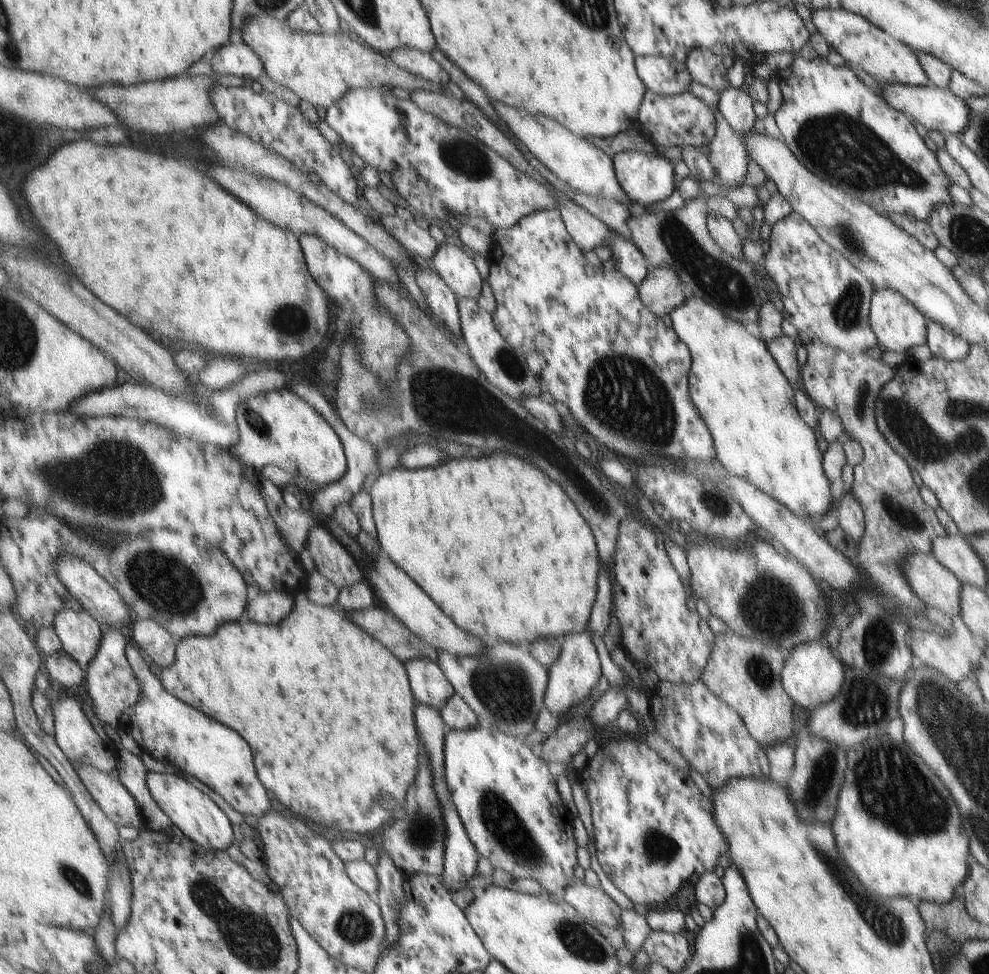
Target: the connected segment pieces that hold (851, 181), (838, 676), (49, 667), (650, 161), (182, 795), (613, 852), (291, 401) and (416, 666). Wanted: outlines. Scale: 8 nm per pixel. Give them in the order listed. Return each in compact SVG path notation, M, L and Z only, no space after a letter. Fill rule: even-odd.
M794 54L794 59L791 64L784 69L775 73L775 80L778 83L782 97L781 104L777 111L774 113L774 121L783 136L784 143L788 145L788 148L797 156L801 164L806 169L810 169L811 172L820 177L821 180L827 181L832 184L835 188L841 189L841 192L846 192L851 196L856 196L859 200L864 201L868 205L872 206L873 209L877 210L881 214L895 213L900 215L906 215L916 218L920 221L927 220L930 210L936 204L947 204L950 201L947 187L948 180L946 179L945 173L941 170L941 167L937 164L934 153L929 151L923 141L928 138L927 130L917 124L917 122L911 122L907 115L898 113L893 110L881 97L877 95L869 87L865 86L863 82L859 82L855 78L857 74L853 73L849 68L841 66L833 66L826 62L819 56L813 58L813 60L805 60L798 54Z
M819 641L798 644L793 647L789 655L785 655L780 672L780 681L785 694L791 698L793 704L801 706L803 710L813 710L829 703L841 691L843 668L839 660Z
M65 652L57 656L46 656L44 664L49 676L68 690L74 690L86 682L86 670L78 660Z
M655 151L620 152L612 156L616 179L624 195L632 202L646 206L661 202L673 192L673 165Z
M149 771L148 785L159 806L185 836L207 850L222 851L233 844L235 830L233 830L229 818L225 816L225 812L205 792L201 792L197 786L193 786L189 780L171 772Z
M631 735L622 741L607 741L597 748L577 778L590 806L597 864L632 903L648 907L671 900L689 876L710 873L719 856L728 850L722 832L713 822L712 802L695 788L684 769L666 763L644 741Z
M293 387L288 391L261 392L241 401L236 419L240 438L227 451L243 468L260 473L267 464L278 465L290 474L323 486L336 483L348 471L348 457L340 433L328 417L302 399Z
M423 657L411 659L405 664L419 704L428 704L441 709L456 694L451 681L441 670L437 660Z

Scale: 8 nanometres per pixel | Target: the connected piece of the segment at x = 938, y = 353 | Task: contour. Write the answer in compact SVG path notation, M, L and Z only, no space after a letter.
M935 321L928 323L929 336L928 348L933 357L941 357L946 361L961 360L967 352L967 341L956 333L937 324Z

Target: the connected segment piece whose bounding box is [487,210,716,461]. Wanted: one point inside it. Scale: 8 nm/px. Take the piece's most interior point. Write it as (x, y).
(581, 328)

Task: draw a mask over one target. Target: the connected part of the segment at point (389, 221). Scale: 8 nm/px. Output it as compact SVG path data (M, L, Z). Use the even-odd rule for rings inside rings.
M385 215L379 222L409 251L411 255L433 260L441 244L429 234L429 229L421 228L415 220L403 220L396 215Z

